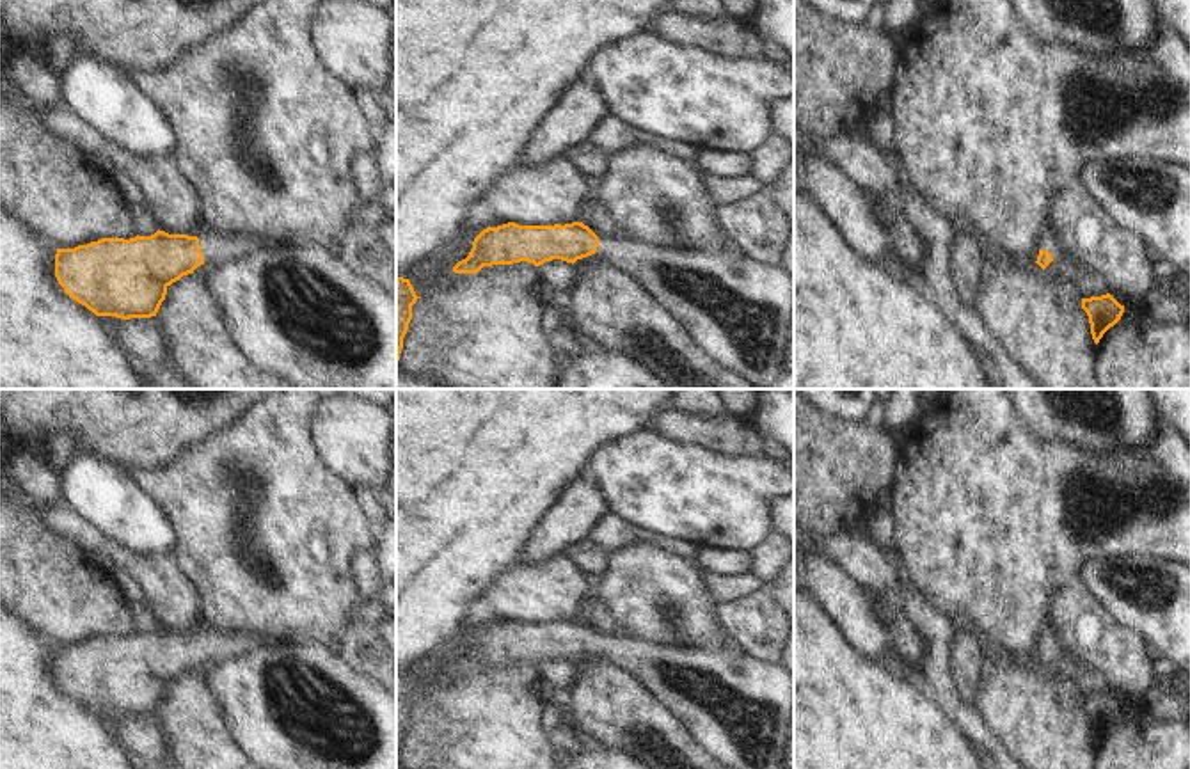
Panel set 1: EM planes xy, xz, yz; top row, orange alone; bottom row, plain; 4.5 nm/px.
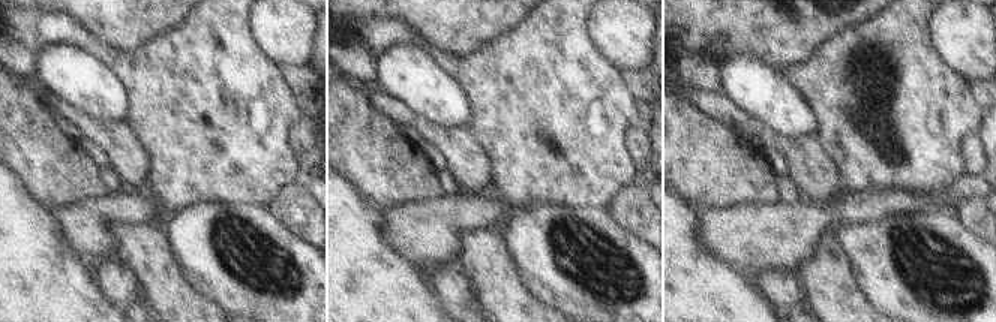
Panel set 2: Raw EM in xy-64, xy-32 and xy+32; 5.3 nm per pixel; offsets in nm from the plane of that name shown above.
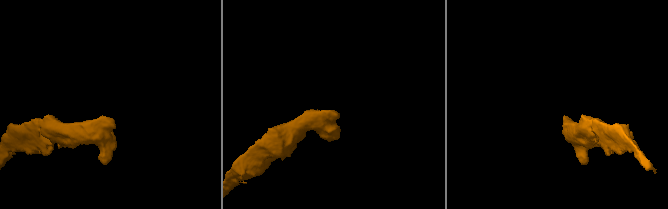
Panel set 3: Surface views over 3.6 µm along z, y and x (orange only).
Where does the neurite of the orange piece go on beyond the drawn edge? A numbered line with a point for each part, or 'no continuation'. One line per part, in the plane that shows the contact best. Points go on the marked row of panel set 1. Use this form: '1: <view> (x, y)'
1: xy (215, 247)

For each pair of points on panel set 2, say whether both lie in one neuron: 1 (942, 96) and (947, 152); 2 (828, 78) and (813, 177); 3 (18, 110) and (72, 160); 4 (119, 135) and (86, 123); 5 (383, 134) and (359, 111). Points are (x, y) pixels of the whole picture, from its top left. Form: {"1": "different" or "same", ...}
{"1": "same", "2": "different", "3": "same", "4": "same", "5": "same"}

